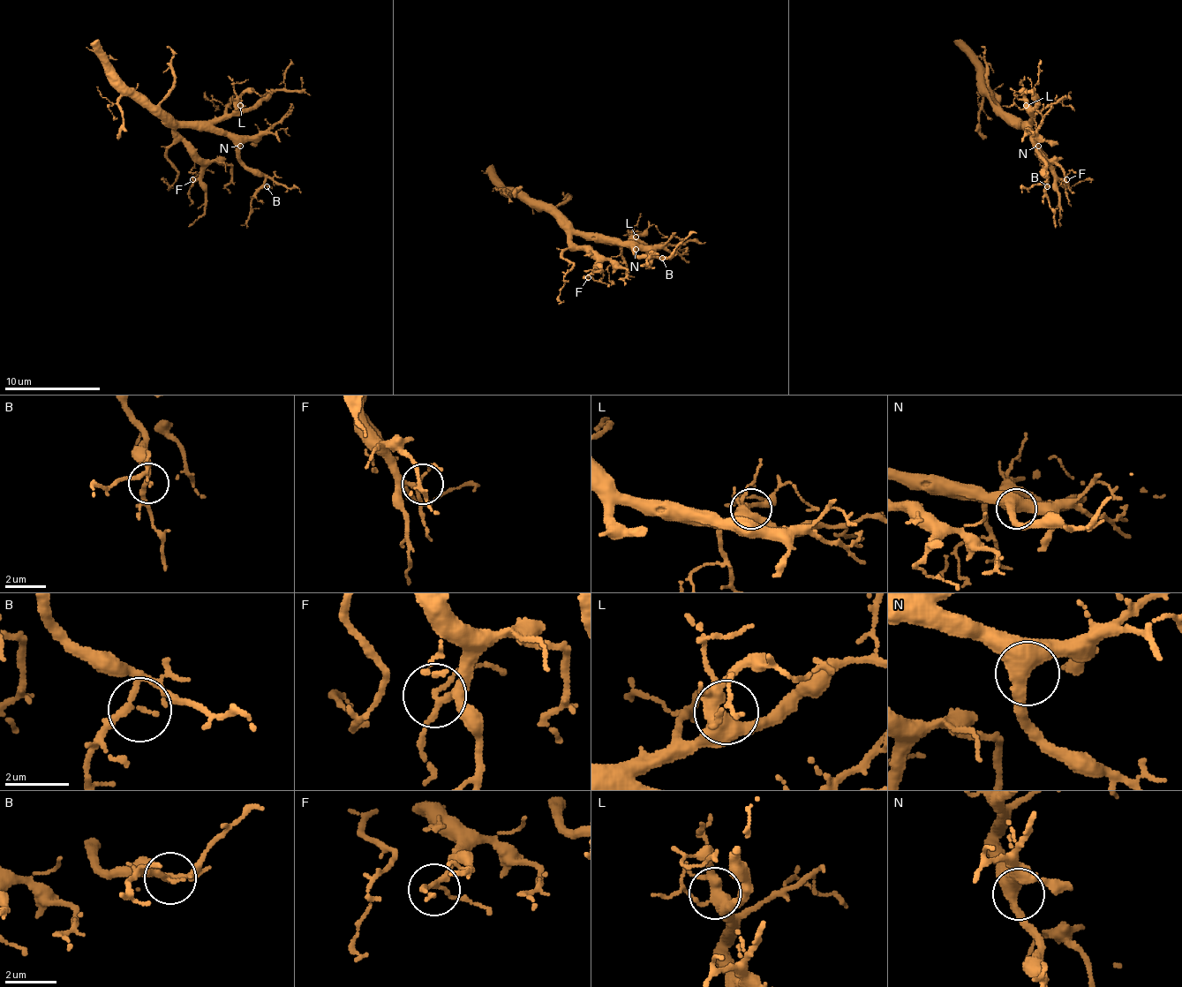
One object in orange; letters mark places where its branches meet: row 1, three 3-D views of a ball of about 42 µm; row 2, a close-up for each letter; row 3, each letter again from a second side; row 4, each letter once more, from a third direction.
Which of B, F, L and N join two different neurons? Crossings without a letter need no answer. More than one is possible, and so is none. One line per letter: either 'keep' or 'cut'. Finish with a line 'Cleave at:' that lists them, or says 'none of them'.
B: keep
F: keep
L: keep
N: keep
Cleave at: none of them

